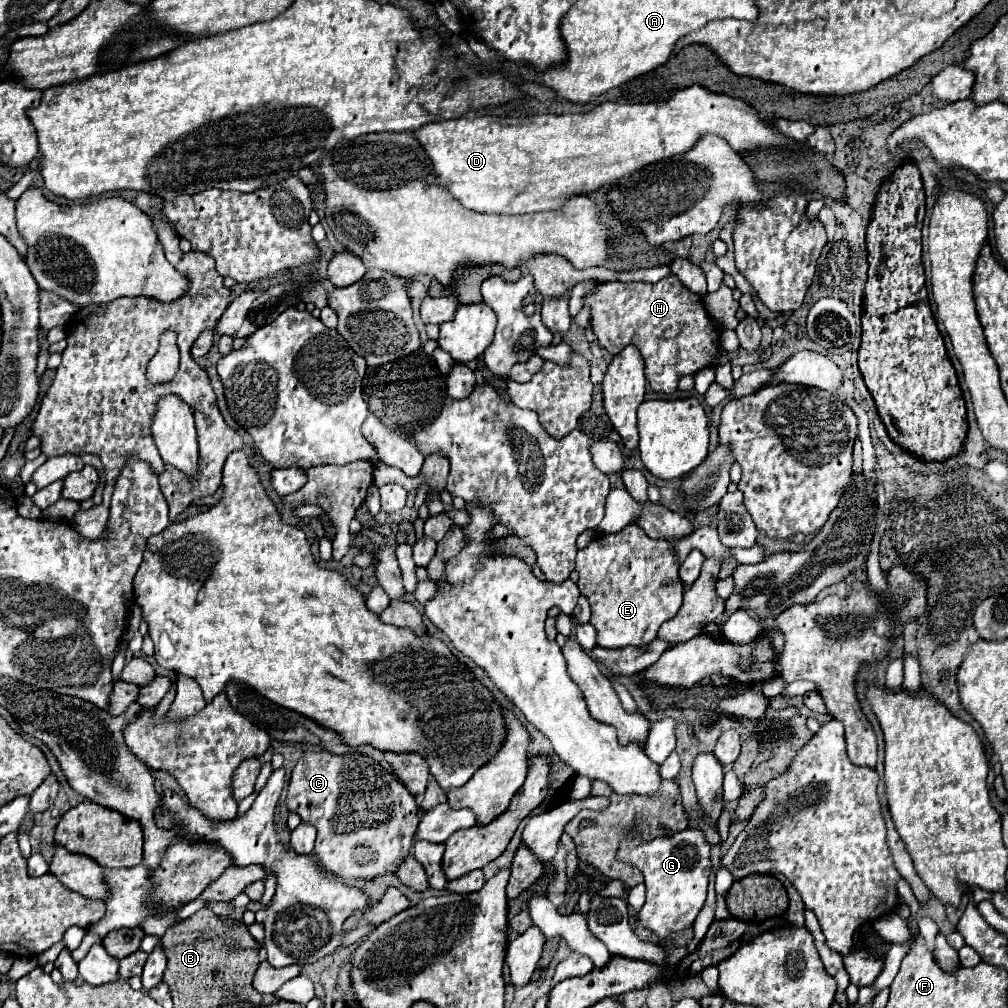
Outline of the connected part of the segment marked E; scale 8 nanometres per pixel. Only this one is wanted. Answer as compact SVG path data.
M636 524L626 526L622 532L606 534L594 538L576 556L576 572L580 574L578 588L588 598L592 608L590 624L596 628L596 642L602 648L626 648L626 646L646 646L656 638L658 628L670 620L682 604L682 582L678 578L678 568L674 568L674 552L666 540L648 538Z

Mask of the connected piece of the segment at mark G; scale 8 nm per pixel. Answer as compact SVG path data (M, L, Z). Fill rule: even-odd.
M686 828L668 836L658 836L643 842L638 836L624 832L620 838L617 858L634 864L644 874L646 902L638 912L638 922L652 930L660 940L672 934L690 932L694 920L706 900L708 872L710 872L710 844L698 828ZM626 837L626 838L625 838Z

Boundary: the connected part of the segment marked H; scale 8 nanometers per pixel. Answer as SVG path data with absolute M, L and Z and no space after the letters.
M674 274L656 284L600 282L586 292L584 308L590 310L590 326L599 345L612 356L628 344L638 346L646 362L646 380L654 392L676 392L682 376L714 366L718 336L710 326L702 298L690 292Z

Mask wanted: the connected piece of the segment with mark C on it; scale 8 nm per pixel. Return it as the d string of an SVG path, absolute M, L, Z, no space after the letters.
M304 752L292 770L286 808L318 832L314 856L322 868L342 880L374 880L396 872L410 856L418 828L418 806L404 784L364 754L338 756Z

